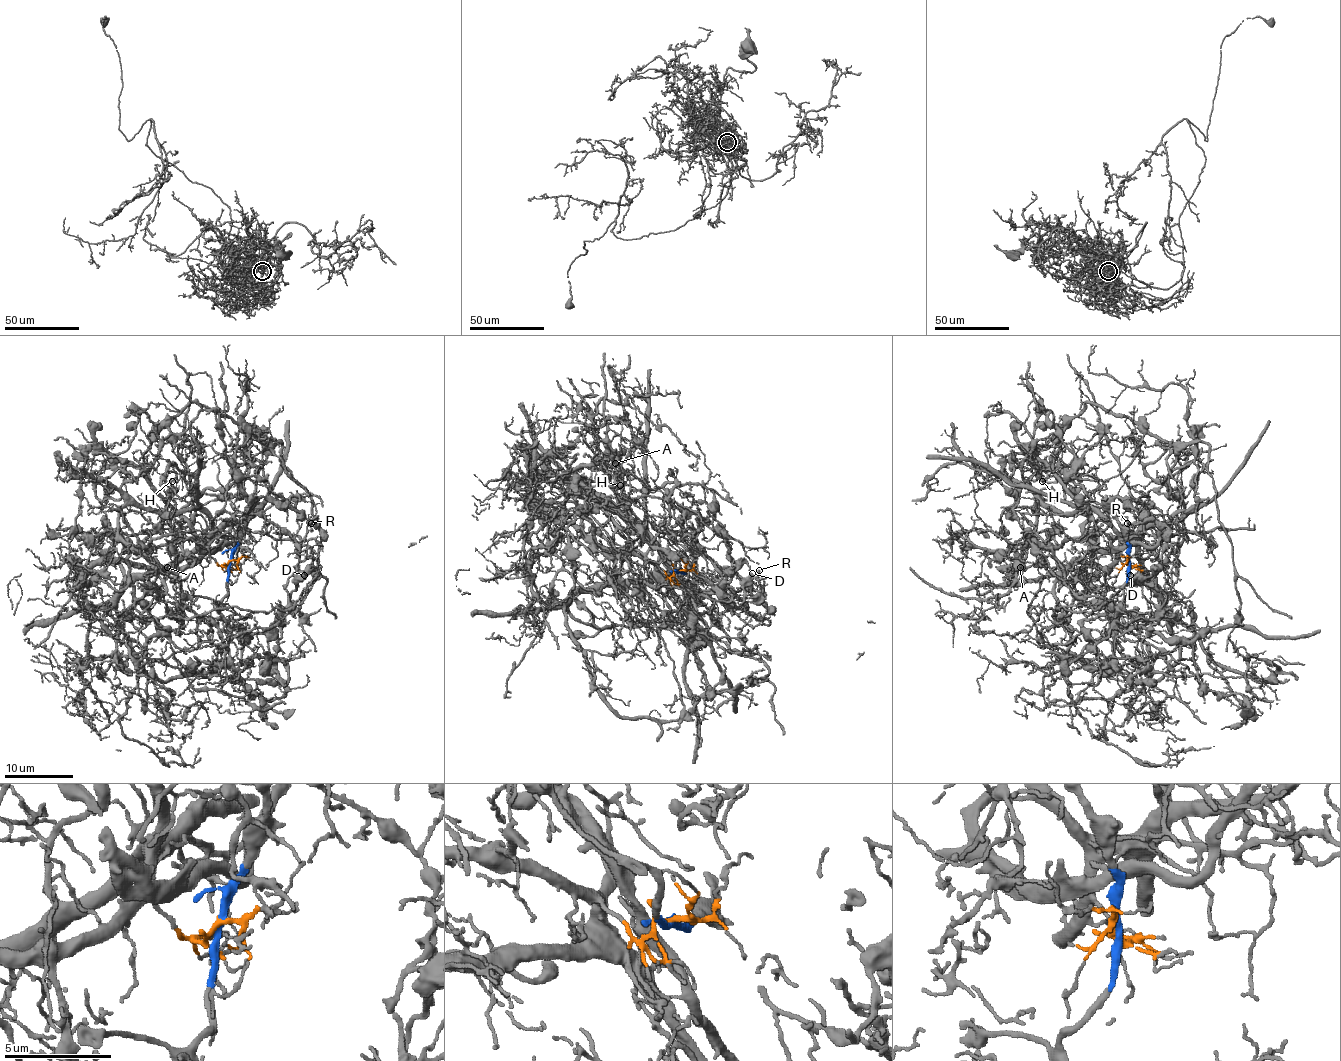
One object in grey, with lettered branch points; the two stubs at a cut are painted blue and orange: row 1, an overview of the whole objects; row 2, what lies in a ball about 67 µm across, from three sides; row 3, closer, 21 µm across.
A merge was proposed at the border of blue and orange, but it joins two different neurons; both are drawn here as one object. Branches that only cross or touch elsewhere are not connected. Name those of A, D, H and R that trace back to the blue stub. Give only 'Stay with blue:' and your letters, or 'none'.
Stay with blue: D, R

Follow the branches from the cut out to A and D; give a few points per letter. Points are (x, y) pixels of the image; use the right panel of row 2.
A: (1128, 561), (1133, 566), (1121, 535), (1099, 513), (1075, 509), (1047, 542), (1025, 547), (1020, 566)
D: (1128, 561), (1126, 582), (1111, 606), (1130, 625), (1149, 632), (1166, 601), (1157, 589), (1130, 575)

